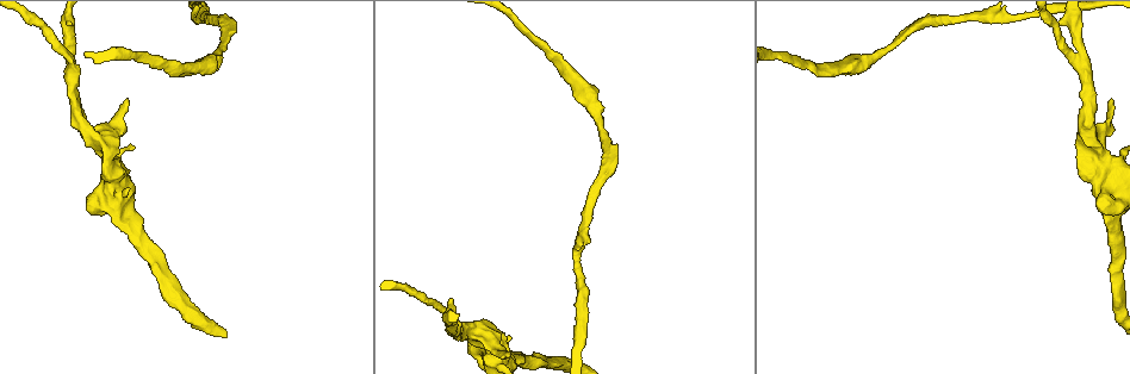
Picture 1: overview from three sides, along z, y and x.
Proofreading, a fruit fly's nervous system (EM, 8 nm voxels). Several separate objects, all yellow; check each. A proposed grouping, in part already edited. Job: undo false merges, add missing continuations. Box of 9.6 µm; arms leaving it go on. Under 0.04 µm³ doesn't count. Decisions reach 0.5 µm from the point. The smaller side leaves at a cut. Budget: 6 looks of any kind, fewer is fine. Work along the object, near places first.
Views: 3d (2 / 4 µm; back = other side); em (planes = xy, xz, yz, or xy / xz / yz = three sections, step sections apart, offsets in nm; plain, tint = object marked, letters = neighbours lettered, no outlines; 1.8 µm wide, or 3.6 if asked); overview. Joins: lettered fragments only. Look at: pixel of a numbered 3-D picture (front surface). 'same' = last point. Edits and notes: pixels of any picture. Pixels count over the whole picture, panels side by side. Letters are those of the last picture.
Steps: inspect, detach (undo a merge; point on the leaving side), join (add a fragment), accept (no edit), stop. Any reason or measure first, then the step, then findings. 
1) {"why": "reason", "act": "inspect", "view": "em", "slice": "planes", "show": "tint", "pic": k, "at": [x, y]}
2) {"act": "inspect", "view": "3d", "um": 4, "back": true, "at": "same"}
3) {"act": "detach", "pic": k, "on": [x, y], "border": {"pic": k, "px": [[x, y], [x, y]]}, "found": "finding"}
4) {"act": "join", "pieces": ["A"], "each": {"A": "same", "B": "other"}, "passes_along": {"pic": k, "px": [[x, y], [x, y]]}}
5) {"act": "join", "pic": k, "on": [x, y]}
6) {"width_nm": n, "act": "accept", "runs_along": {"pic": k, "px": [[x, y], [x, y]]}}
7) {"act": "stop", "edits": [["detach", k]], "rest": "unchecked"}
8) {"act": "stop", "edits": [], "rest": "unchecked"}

{"why": "branch stops here", "act": "inspect", "view": "em", "slice": "xz", "step": 16, "show": "letters", "pic": 1, "at": [127, 101]}

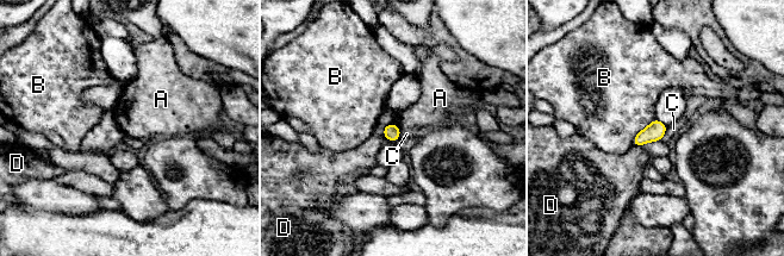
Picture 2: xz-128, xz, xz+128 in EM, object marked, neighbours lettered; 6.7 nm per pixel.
{"why": "cut it another way", "act": "inspect", "view": "em", "slice": "planes", "show": "letters", "at": "same"}

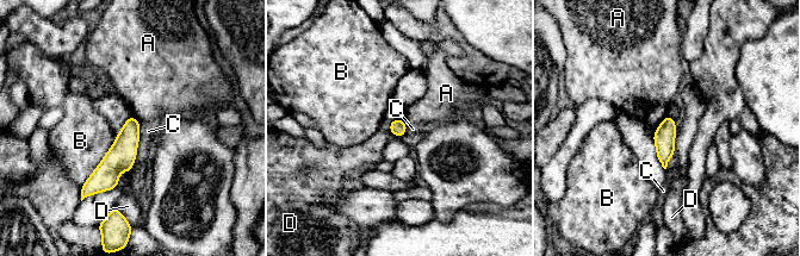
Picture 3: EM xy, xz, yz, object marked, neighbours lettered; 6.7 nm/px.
{"width_nm": 110, "act": "accept", "each": {"A": "other", "B": "other", "C": "other", "D": "other"}, "runs_along": {"pic": 3, "px": [[132, 120], [122, 155], [95, 188]]}, "found": "no lettered fragment goes on from it"}

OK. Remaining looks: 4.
{"why": "arms part here", "act": "inspect", "view": "em", "slice": "planes", "show": "plain", "pic": 1, "at": [69, 68]}

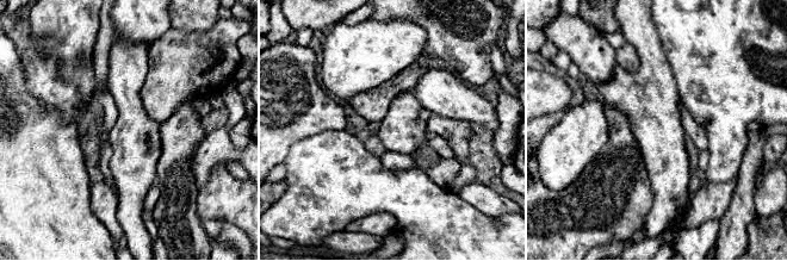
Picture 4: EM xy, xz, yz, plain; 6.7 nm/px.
{"why": "what lies round it", "act": "inspect", "view": "em", "slice": "planes", "show": "letters", "at": "same"}

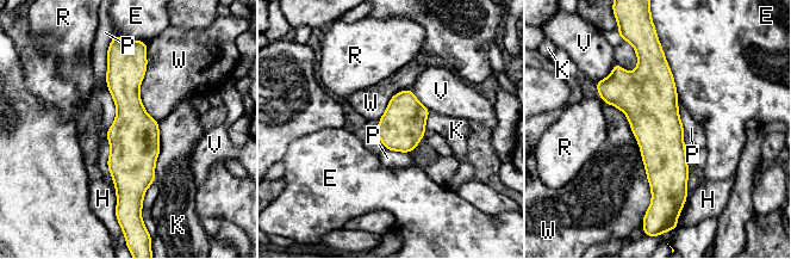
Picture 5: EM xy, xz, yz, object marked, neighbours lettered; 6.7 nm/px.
{"width_nm": 300, "act": "accept", "each": {"E": "other", "H": "other", "K": "other", "P": "other", "R": "other", "V": "other", "W": "other"}, "border": {"pic": 5, "px": [[605, 103], [637, 142], [648, 208]]}, "found": "continuous, no second neuron"}

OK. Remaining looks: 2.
{"why": "two arms at a narrow angle", "act": "inspect", "view": "em", "um": 3.6, "slice": "xy", "step": 4, "show": "tint", "pic": 1, "at": [119, 194]}

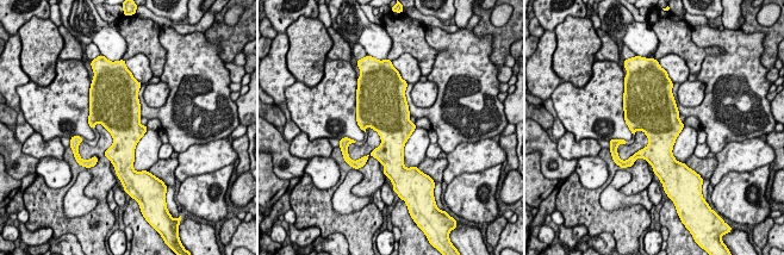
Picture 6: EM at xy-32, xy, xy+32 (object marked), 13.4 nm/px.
{"why": "see the neighbours", "act": "inspect", "view": "em", "um": 3.6, "slice": "xy", "step": 4, "show": "letters", "at": "same"}

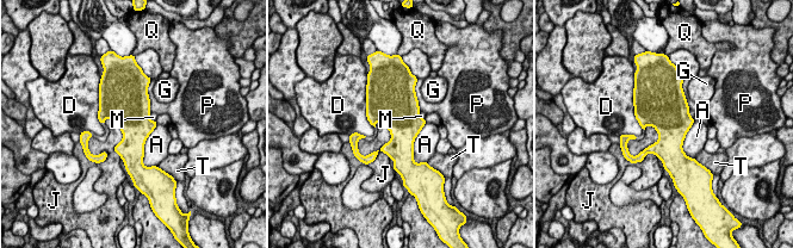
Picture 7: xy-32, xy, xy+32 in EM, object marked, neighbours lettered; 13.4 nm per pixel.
{"longest_contact_nm": ["A", 600], "act": "accept", "each": {"A": "other", "D": "other", "G": "other", "J": "other", "M": "other", "P": "other", "Q": "other", "T": "other"}, "border": {"pic": 7, "px": [[150, 112], [149, 118], [153, 122]]}, "found": "continuous, no second neuron"}

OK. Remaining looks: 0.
{"act": "stop", "edits": [], "rest": "unchecked"}

